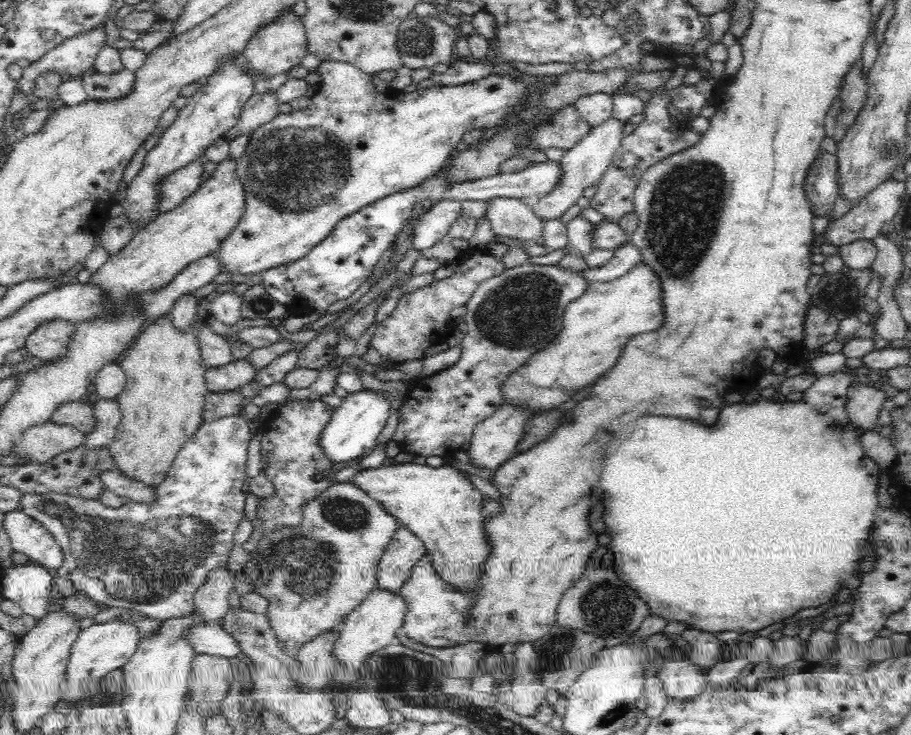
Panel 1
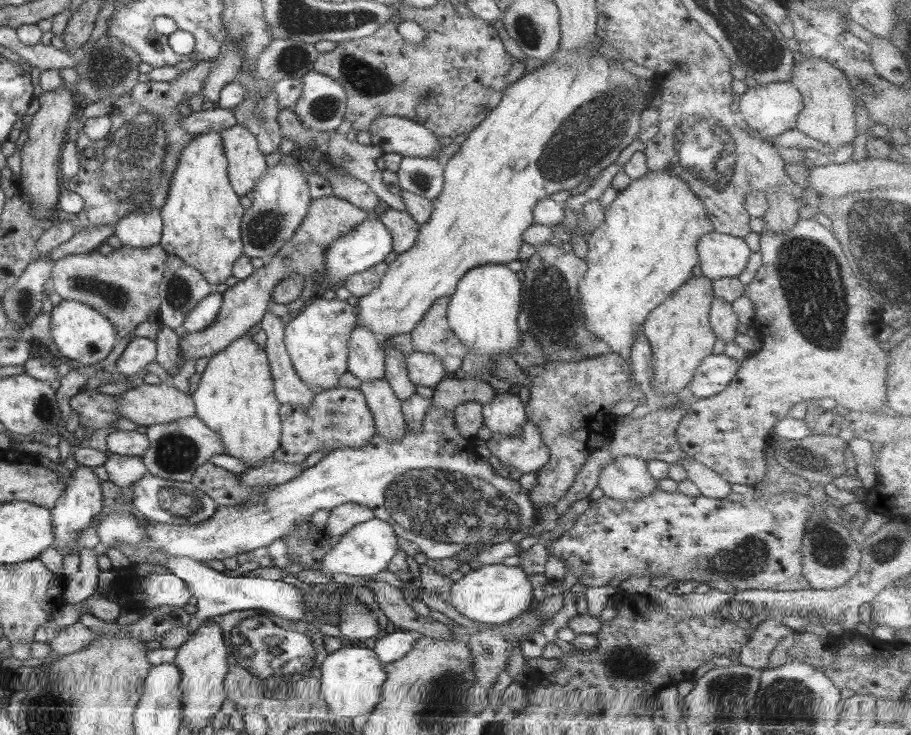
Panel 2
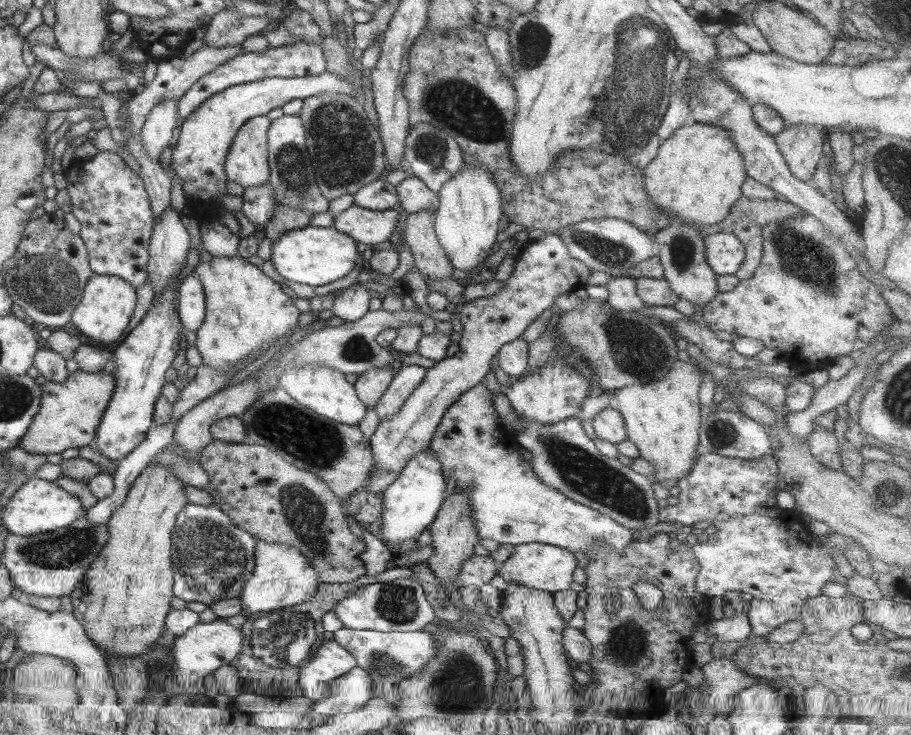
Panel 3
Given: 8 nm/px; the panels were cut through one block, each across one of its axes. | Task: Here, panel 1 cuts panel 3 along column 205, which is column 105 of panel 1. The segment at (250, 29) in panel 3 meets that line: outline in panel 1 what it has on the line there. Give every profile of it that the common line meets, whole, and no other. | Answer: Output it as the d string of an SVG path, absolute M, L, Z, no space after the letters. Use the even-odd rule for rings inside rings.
M103 24L79 32L49 50L42 58L23 68L16 86L31 94L33 80L44 71L54 71L61 76L79 78L93 70L99 50L106 46L106 31Z

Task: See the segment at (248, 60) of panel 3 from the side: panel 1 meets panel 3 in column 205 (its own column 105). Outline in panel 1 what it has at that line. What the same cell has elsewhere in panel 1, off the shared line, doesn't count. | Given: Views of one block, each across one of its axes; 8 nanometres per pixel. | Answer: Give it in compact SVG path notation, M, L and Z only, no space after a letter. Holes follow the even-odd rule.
M126 68L110 74L86 72L79 77L88 99L115 99L128 94L135 81L135 71Z

